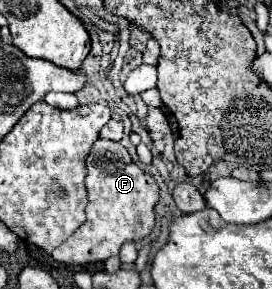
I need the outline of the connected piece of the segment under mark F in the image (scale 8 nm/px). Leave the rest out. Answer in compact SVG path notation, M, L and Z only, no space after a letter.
M97 139L87 157L87 177L85 185L89 191L87 203L87 221L75 235L71 235L61 247L51 255L57 263L65 265L87 265L107 261L113 255L119 255L119 249L127 241L145 239L155 227L155 205L159 203L159 185L153 175L143 171L133 163L127 149L117 141Z

